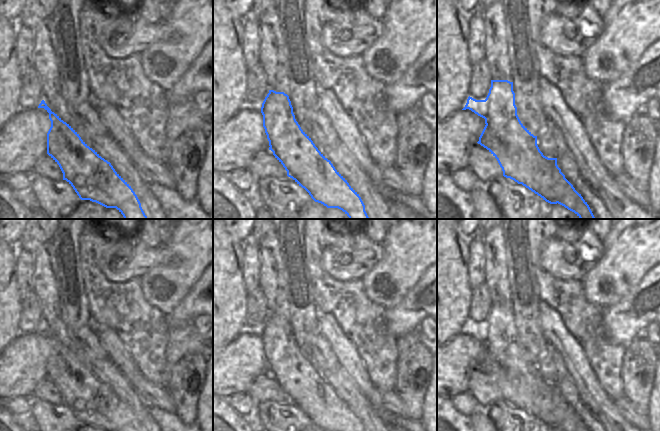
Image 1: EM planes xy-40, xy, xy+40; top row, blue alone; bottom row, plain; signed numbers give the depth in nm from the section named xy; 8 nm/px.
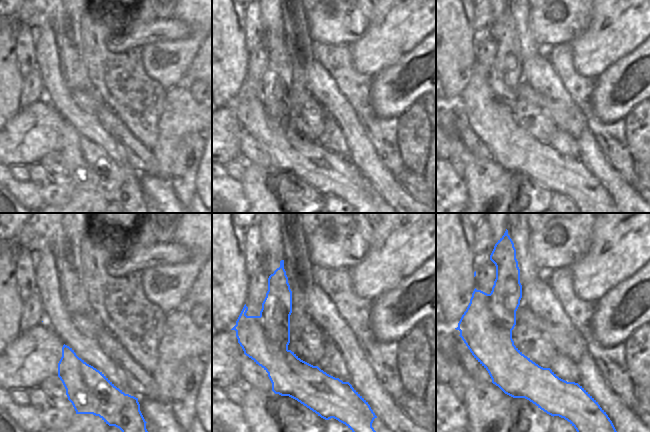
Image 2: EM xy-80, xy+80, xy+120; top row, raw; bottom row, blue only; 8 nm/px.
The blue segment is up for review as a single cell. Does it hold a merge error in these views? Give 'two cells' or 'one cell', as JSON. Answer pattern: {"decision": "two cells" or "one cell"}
{"decision": "two cells"}

